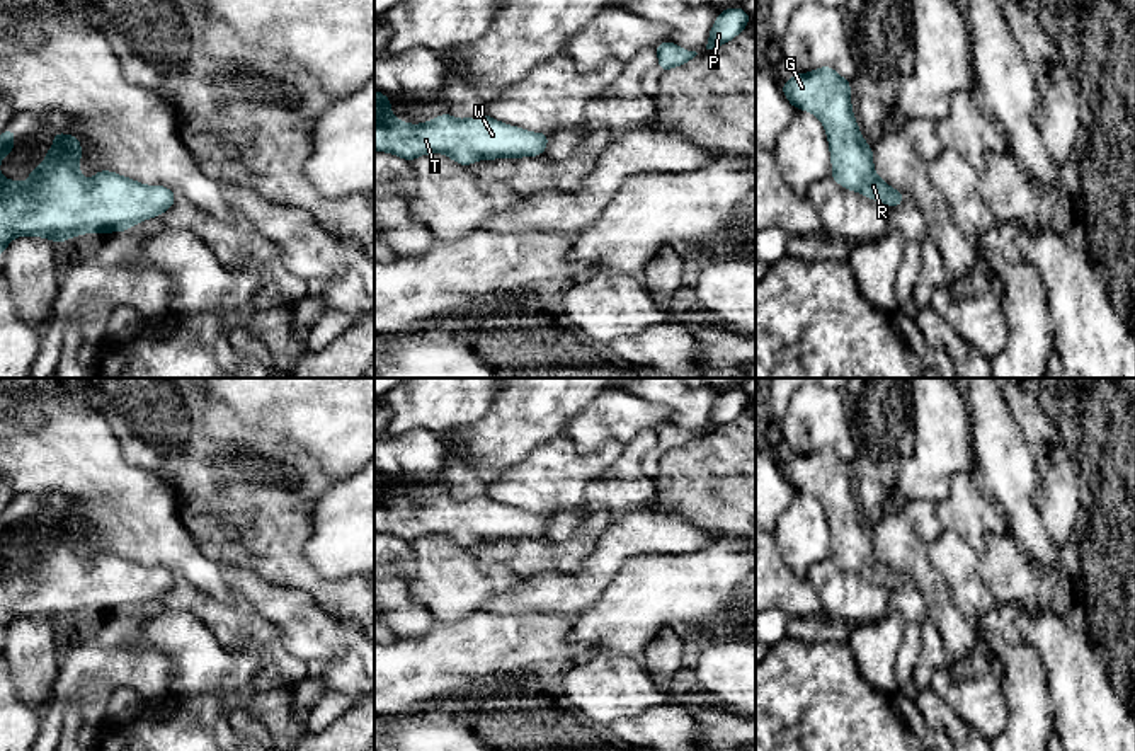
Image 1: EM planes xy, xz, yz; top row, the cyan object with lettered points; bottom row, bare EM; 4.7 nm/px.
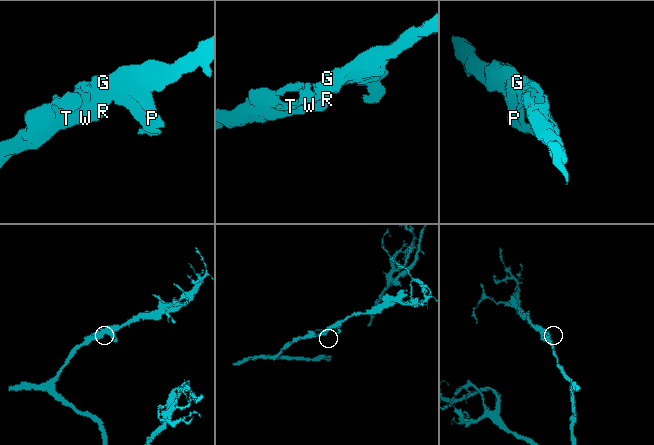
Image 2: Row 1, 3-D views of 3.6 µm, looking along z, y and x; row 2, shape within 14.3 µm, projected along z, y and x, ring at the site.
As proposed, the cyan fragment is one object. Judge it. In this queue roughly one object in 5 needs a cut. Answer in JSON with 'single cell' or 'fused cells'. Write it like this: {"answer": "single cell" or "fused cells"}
{"answer": "single cell"}

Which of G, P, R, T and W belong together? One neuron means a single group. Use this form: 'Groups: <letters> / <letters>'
Groups: G P R T W

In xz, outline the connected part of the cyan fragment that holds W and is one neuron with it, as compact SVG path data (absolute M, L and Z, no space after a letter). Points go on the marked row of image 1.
M374 90L374 152L412 162L425 153L444 153L459 165L476 160L539 157L548 133L509 126L488 114L456 119L449 112L422 124L408 124L391 114L390 97Z

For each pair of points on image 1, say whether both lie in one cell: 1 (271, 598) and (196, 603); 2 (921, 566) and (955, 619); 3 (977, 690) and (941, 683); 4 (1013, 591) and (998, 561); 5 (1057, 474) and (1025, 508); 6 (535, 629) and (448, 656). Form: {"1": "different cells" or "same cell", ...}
{"1": "different cells", "2": "same cell", "3": "same cell", "4": "same cell", "5": "different cells", "6": "same cell"}

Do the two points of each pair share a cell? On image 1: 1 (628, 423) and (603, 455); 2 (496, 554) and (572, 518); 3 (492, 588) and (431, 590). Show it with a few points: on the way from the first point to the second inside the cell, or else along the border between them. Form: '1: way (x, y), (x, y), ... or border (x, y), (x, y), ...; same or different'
1: border (623, 443), (604, 443), (589, 453), (576, 448); different
2: border (581, 520), (560, 542), (550, 542), (543, 537); different
3: way (477, 588), (446, 588); same

